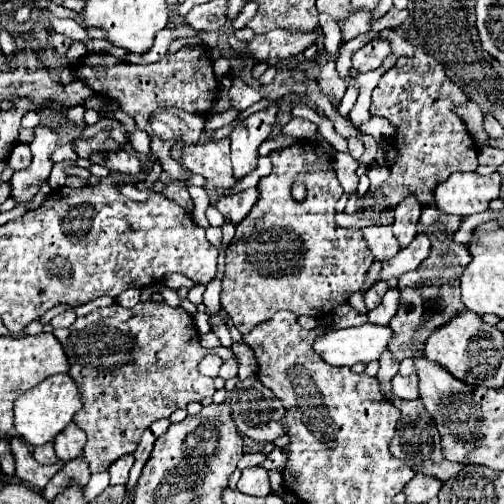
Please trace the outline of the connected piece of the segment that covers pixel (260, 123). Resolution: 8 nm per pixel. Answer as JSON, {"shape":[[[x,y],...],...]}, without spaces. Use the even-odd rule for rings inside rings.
{"shape":[[[271,105],[267,109],[261,109],[259,113],[249,115],[241,121],[231,133],[231,161],[235,169],[235,177],[245,177],[257,167],[257,149],[267,137],[271,135],[271,127],[275,125],[279,107]]]}

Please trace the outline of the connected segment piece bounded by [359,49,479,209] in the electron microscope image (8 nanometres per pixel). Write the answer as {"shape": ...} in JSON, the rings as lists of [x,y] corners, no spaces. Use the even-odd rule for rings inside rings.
{"shape":[[[417,49],[413,57],[401,57],[393,69],[389,69],[385,75],[381,75],[381,81],[373,91],[373,101],[371,101],[369,111],[371,111],[371,115],[385,117],[395,127],[393,145],[397,149],[397,155],[395,155],[395,163],[389,167],[389,171],[391,171],[389,179],[379,187],[379,193],[383,197],[373,195],[373,201],[365,201],[365,197],[363,197],[363,199],[359,199],[359,207],[369,209],[369,207],[383,203],[389,209],[389,207],[397,207],[407,195],[413,195],[423,207],[435,207],[433,191],[439,183],[447,181],[447,177],[455,171],[475,171],[479,165],[477,163],[477,147],[475,147],[463,119],[459,119],[453,113],[453,107],[467,103],[467,101],[469,101],[467,95],[455,83],[451,83],[447,79],[441,63],[437,63],[423,49]]]}

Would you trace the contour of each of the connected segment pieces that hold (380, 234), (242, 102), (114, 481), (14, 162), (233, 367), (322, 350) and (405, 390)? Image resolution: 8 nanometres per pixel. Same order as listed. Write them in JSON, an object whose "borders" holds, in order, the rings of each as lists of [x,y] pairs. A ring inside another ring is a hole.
{"borders":[[[[373,225],[363,229],[363,237],[369,243],[369,249],[373,251],[375,259],[385,261],[399,253],[399,243],[395,241],[395,235],[391,231],[391,225]]],[[[233,77],[233,87],[231,87],[227,93],[229,93],[231,105],[233,105],[235,109],[247,109],[247,107],[251,107],[253,103],[257,103],[257,101],[263,99],[263,95],[261,95],[259,91],[255,91],[253,87],[249,87],[249,85],[247,85],[243,79],[239,79],[239,77]]],[[[133,455],[129,457],[121,457],[119,461],[115,461],[109,467],[109,475],[111,475],[111,485],[125,485],[129,479],[129,469],[133,467]]],[[[19,143],[19,145],[13,149],[13,153],[11,153],[7,165],[9,165],[13,171],[21,171],[21,169],[27,169],[29,163],[31,163],[31,151],[29,151],[29,145]]],[[[219,347],[219,357],[223,359],[223,367],[219,369],[219,377],[223,377],[223,379],[235,377],[237,375],[237,359],[235,359],[235,355],[229,349]]],[[[359,325],[347,329],[331,329],[329,333],[317,337],[313,349],[321,355],[323,361],[335,367],[351,367],[355,363],[377,361],[381,353],[387,349],[391,339],[389,327],[379,325]]],[[[417,373],[409,375],[409,377],[403,377],[403,375],[395,375],[391,379],[391,385],[393,385],[393,395],[401,397],[401,399],[417,399],[419,397],[419,391],[417,391]]]]}

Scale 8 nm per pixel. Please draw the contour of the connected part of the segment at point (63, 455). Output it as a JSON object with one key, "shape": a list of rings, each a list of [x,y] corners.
{"shape":[[[75,423],[67,425],[67,429],[55,439],[55,453],[61,461],[71,461],[83,453],[85,433]]]}

